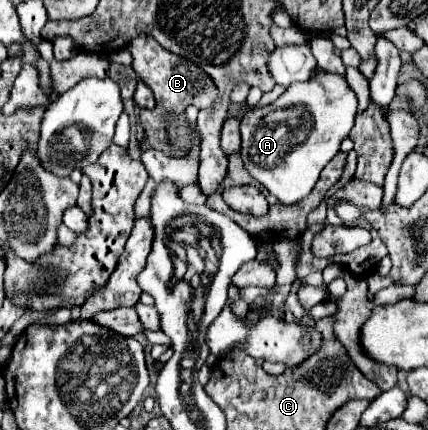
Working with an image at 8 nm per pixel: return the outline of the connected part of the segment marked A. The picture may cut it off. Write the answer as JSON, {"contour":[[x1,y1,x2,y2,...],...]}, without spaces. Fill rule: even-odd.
{"contour":[[315,69,315,75,311,79,303,83,291,83,289,89,275,103,243,115,241,119,243,163,251,173,251,177,257,179,261,185,265,185,269,193,273,193,279,201,283,201,285,205,297,203,311,193,323,167,337,155,341,141,349,135,353,127,355,115,357,115,357,95,349,87,347,79,331,71]]}

